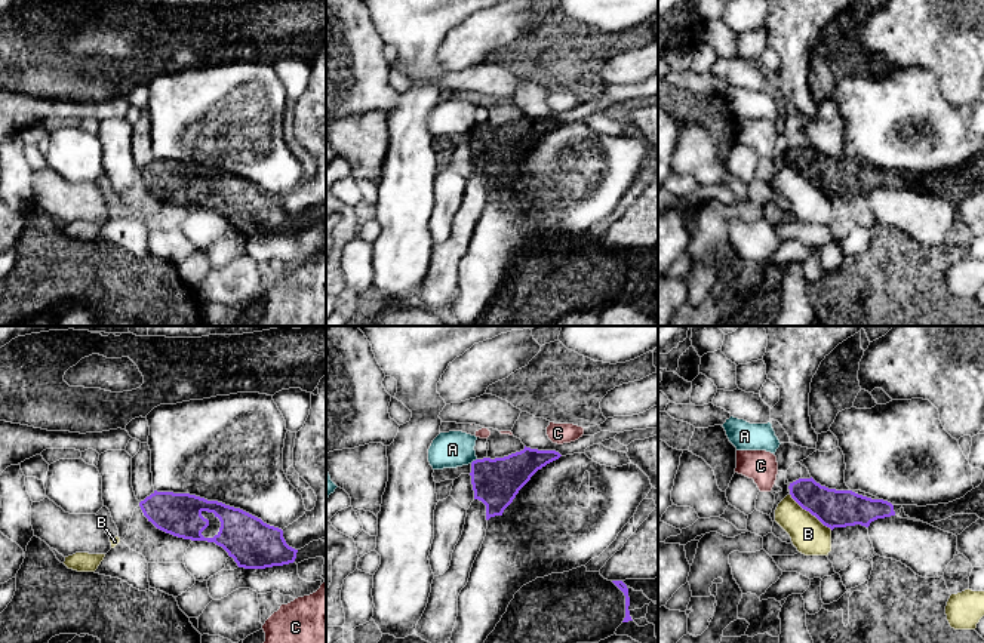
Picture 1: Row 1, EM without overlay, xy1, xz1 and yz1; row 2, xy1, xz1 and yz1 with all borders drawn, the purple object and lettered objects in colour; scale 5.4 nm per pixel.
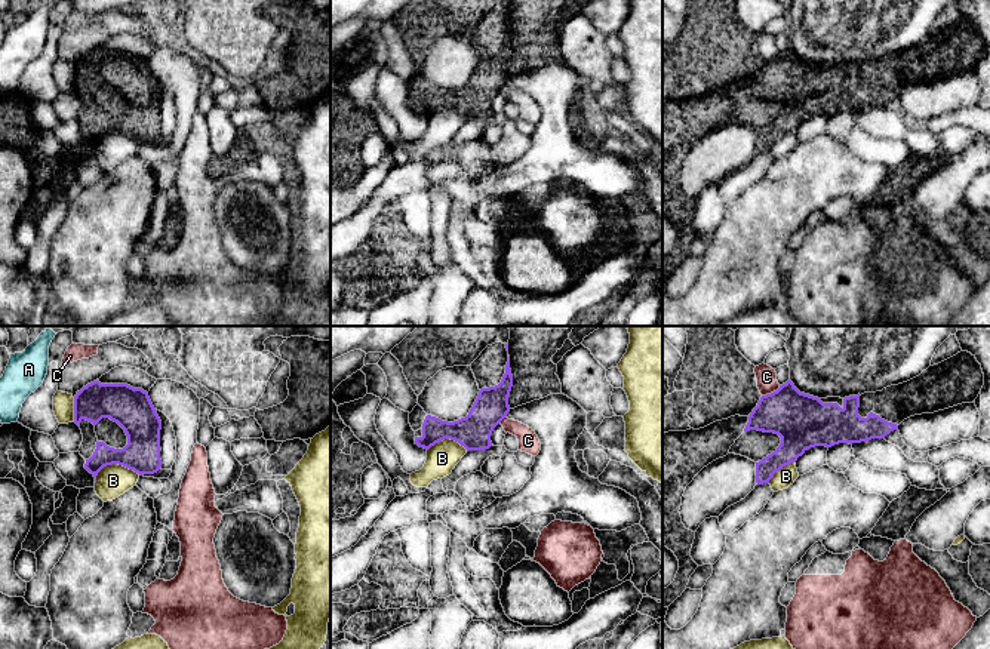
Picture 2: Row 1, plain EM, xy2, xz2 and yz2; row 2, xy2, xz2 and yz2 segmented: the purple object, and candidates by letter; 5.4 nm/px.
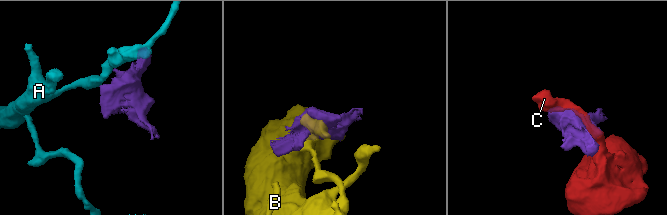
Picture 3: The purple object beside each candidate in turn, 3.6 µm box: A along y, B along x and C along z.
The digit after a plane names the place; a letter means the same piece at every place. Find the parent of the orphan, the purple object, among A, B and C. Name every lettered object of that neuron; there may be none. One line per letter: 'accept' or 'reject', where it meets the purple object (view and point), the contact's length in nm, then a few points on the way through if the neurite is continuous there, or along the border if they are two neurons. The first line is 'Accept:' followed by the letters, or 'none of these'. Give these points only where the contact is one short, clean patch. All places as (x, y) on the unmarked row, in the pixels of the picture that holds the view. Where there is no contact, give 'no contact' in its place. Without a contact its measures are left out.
Accept: none of these
A: reject; contact xz1 (473, 129); length 50 nm; border xz1 (476, 126), (470, 131)
B: reject; contact xy2 (113, 131); length 260 nm
C: reject; contact yz2 (771, 61); length 120 nm

